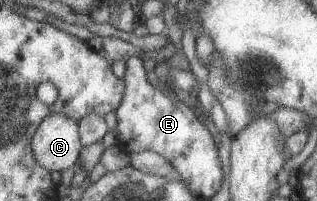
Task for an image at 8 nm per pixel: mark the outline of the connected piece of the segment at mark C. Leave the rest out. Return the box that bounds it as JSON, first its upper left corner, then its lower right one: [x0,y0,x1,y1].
[34,113,83,172]

